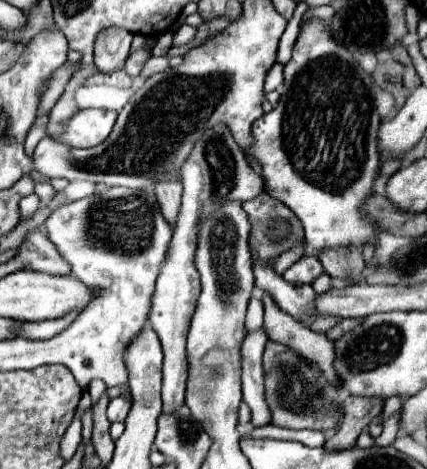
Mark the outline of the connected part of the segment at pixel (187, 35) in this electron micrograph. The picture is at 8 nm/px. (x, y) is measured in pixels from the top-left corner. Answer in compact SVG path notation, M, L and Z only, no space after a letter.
M183 24L183 26L177 30L177 34L173 36L173 46L181 46L181 44L191 42L191 40L195 38L195 34L197 34L197 28L193 28L193 26L189 26L189 24Z

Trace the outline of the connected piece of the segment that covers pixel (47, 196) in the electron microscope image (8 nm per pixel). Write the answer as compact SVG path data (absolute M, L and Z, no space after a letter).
M43 182L43 184L37 184L37 186L35 186L35 194L39 196L41 204L47 204L47 202L51 200L51 196L55 196L55 190L53 190L51 184Z

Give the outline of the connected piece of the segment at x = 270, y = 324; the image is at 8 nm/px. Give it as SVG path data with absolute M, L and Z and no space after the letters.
M263 292L263 304L265 304L265 330L269 334L269 340L277 340L301 352L305 358L309 358L313 364L321 368L325 380L331 386L341 388L339 376L333 368L335 344L325 334L317 334L301 326L289 314L281 312L281 308L275 304L269 292Z

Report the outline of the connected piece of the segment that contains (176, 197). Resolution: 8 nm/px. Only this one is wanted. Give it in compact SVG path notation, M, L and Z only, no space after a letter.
M159 180L155 184L157 202L161 206L163 216L171 222L171 226L177 220L177 210L179 210L179 204L181 204L181 192L183 192L183 186L177 180Z

